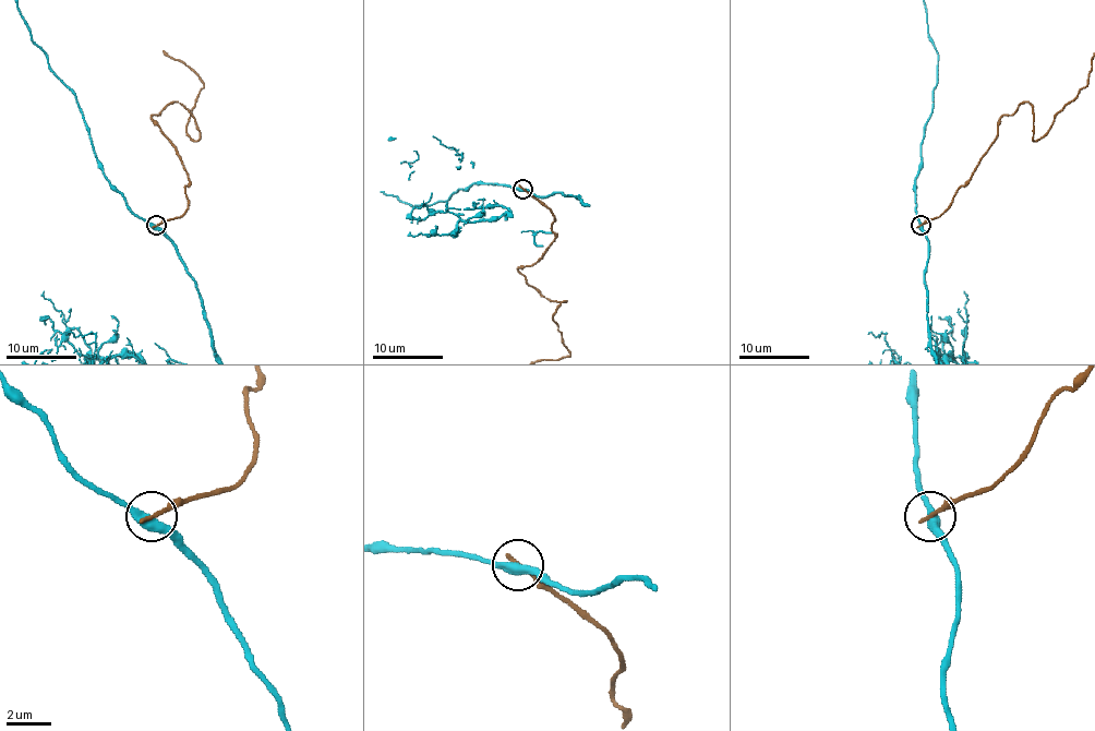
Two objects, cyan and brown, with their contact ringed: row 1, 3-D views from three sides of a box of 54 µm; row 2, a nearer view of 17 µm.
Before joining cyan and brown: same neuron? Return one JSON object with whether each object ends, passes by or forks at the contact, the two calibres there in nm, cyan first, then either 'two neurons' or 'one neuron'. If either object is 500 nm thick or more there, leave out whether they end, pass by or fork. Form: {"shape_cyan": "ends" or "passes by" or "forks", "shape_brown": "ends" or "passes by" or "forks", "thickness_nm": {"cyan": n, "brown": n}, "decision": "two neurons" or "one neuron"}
{"shape_cyan": "passes by", "shape_brown": "ends", "thickness_nm": {"cyan": 420, "brown": 190}, "decision": "two neurons"}

